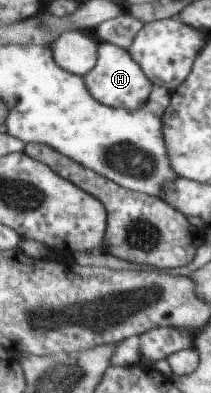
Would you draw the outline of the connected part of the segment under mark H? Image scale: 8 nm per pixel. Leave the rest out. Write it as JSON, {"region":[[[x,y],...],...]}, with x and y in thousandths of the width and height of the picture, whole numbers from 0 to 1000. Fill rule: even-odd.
{"region":[[[460,109],[455,168],[389,191],[412,229],[474,262],[521,272],[635,277],[687,265],[725,224],[711,201],[678,188],[654,160],[578,120],[526,109]]]}

